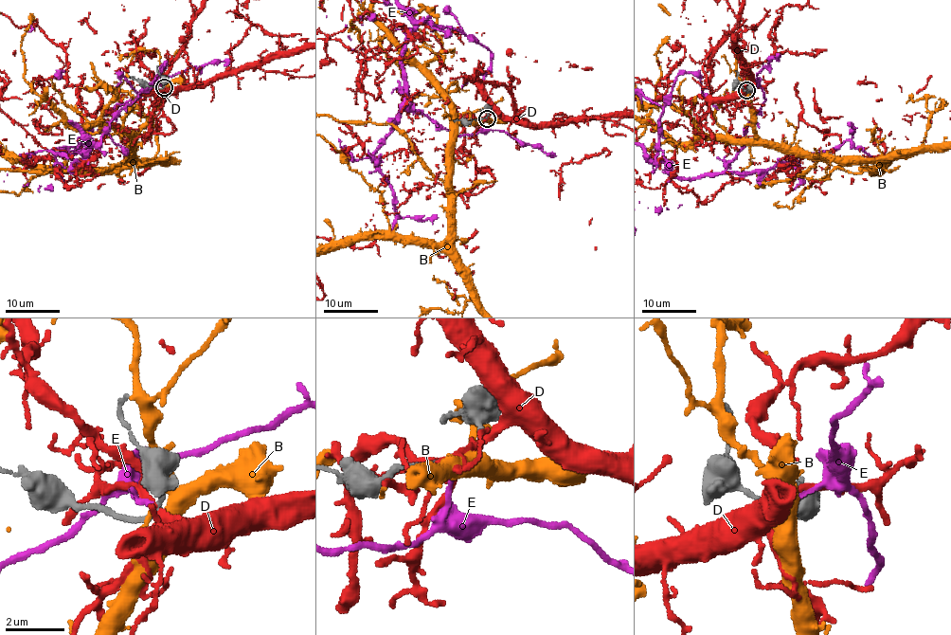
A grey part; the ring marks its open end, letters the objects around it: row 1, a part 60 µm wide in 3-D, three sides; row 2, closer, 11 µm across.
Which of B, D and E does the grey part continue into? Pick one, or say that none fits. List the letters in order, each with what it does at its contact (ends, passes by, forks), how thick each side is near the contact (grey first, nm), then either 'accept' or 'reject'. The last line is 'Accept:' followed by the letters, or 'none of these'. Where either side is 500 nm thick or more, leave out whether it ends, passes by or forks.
B: it ends there; 180 nm thick on the grey side, 220 nm on the other; reject
D: it forks there; 170 nm thick on the grey side, 260 nm on the other; reject
E: it ends there; 170 nm thick on the grey side, 170 nm on the other; reject
Accept: none of these

